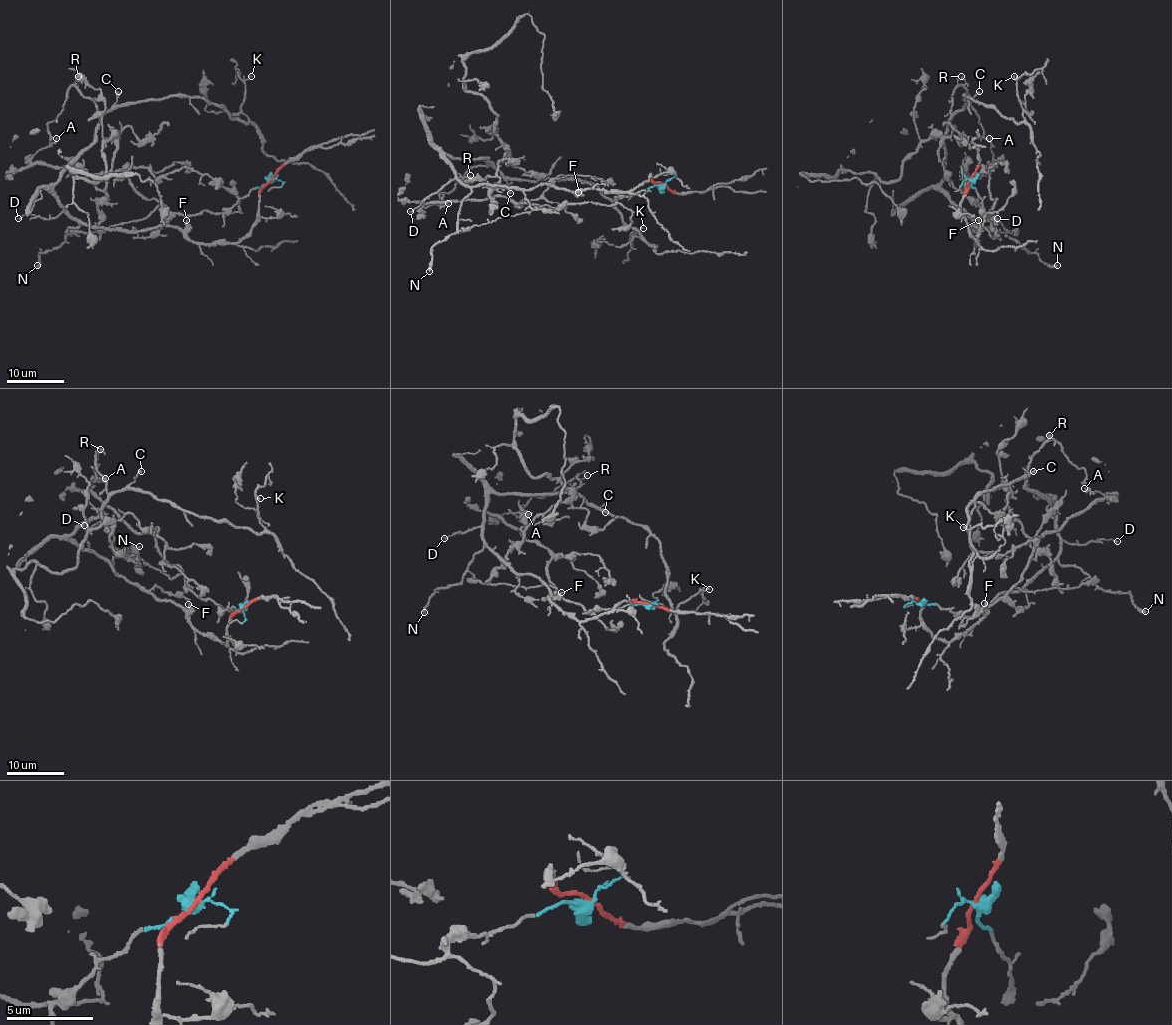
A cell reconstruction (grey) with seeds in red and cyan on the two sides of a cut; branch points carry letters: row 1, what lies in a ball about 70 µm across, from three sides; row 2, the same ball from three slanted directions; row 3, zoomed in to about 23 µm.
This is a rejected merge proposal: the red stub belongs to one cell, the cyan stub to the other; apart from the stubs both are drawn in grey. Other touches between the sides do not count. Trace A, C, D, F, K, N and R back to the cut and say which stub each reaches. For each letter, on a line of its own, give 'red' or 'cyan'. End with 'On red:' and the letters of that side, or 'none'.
A: cyan
C: red
D: red
F: red
K: red
N: red
R: red
On red: C, D, F, K, N, R

